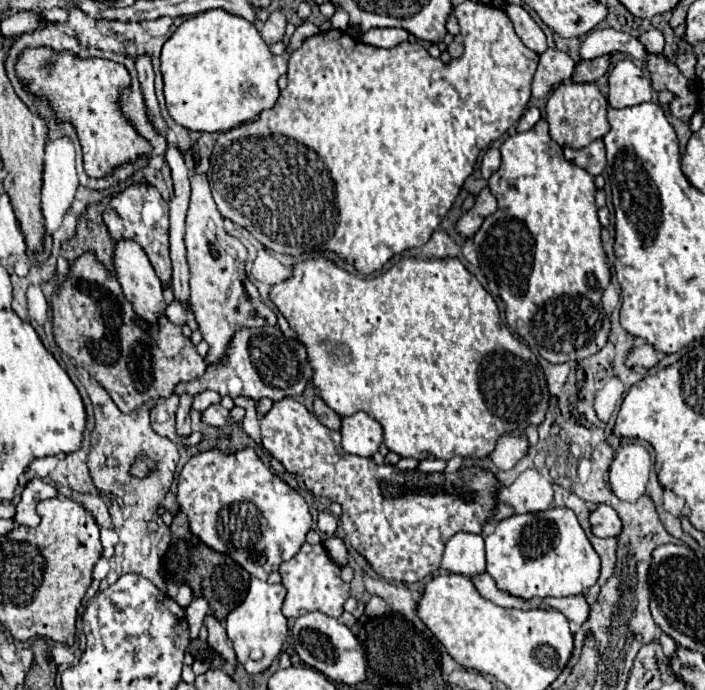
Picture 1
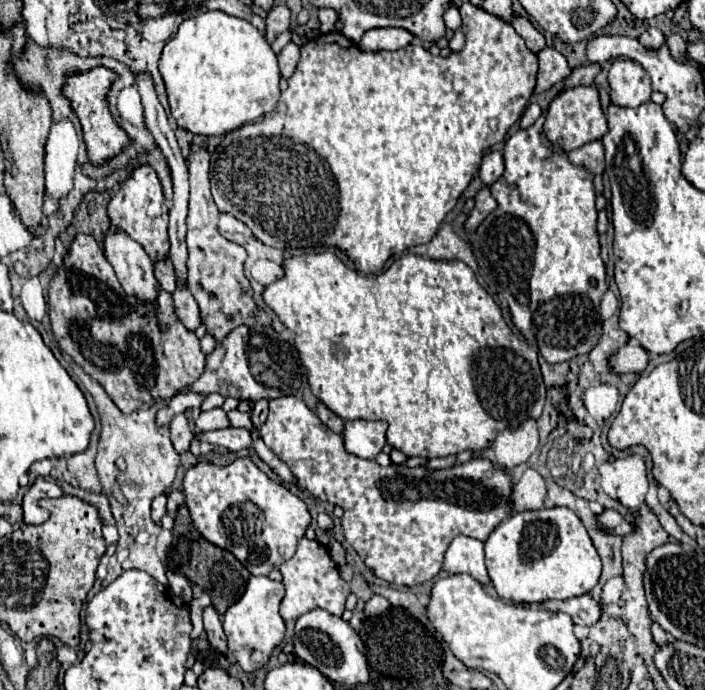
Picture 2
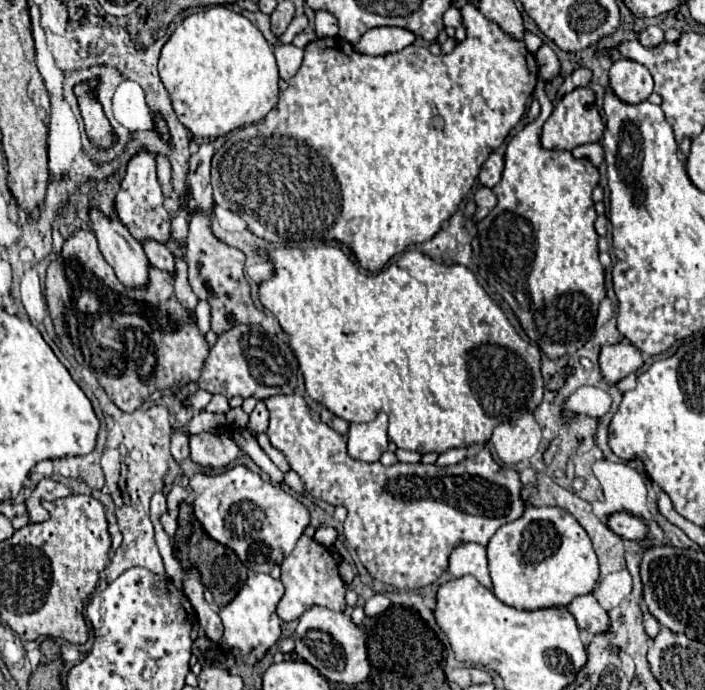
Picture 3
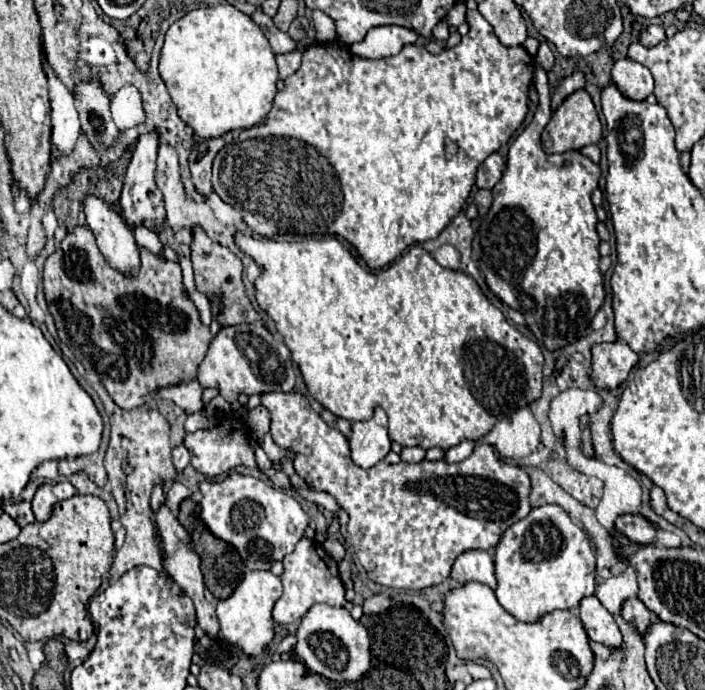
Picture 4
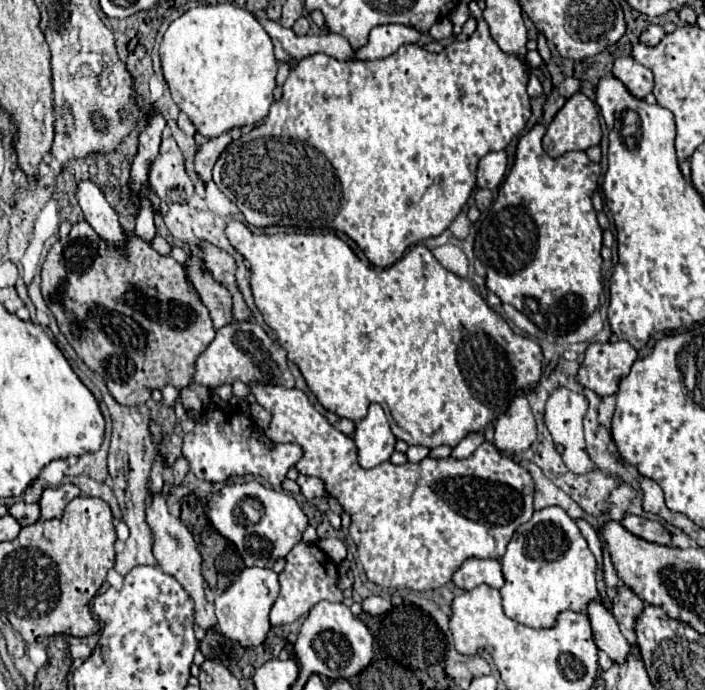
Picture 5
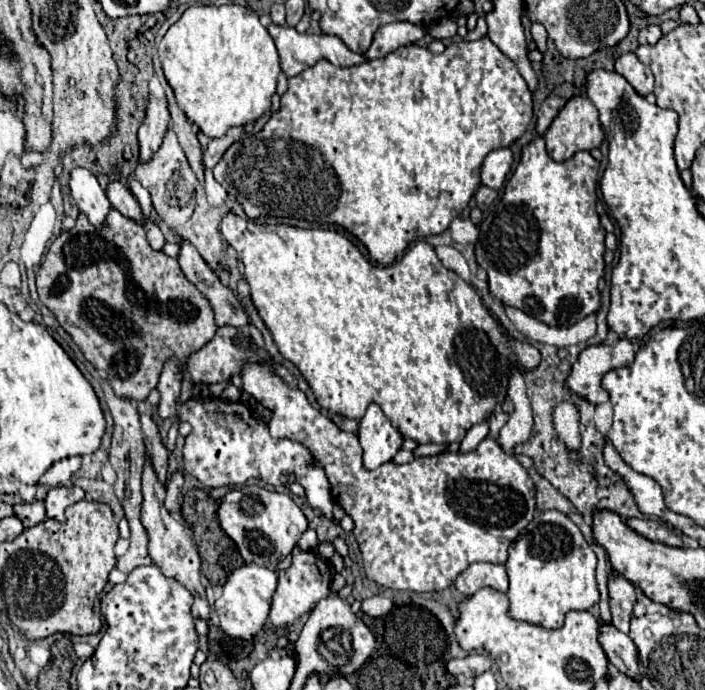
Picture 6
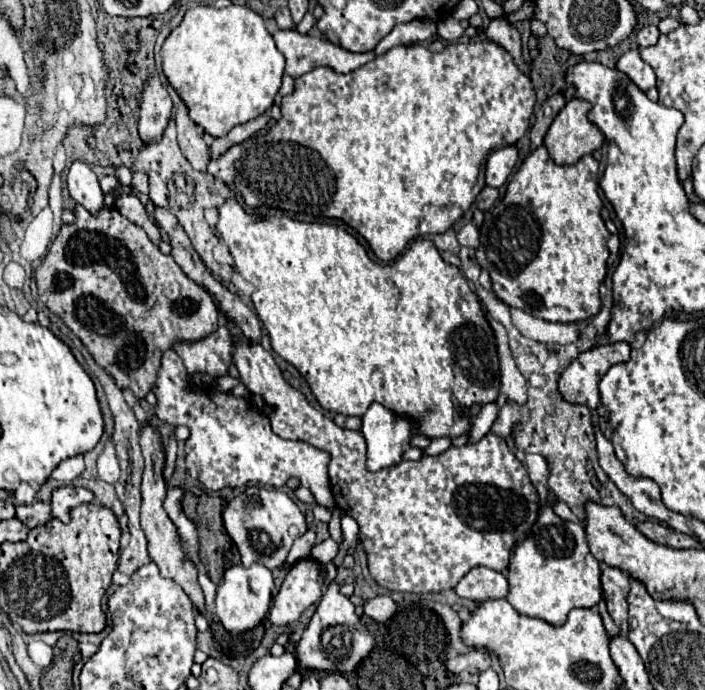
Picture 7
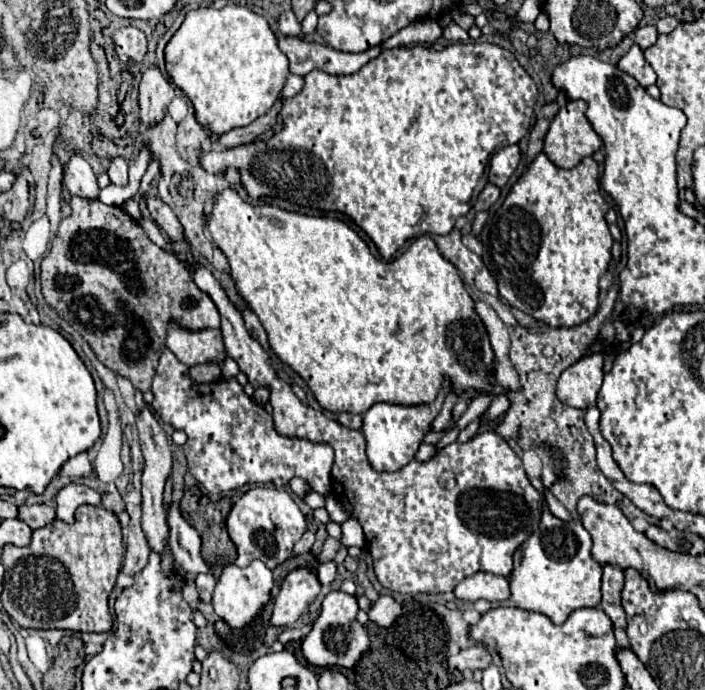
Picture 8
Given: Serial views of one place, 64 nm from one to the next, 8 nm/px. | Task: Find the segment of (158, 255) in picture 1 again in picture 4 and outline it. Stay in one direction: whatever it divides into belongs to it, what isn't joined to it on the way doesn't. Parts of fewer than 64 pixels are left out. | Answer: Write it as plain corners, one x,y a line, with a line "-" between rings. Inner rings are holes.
156,132
144,134
136,144
136,150
132,154
132,160
130,160
126,176
124,176
124,188
122,188
122,194
120,194
120,208
122,208
124,222
132,230
136,226
146,226
146,228
154,230
156,234
162,234
164,228
166,228
166,210
164,210
162,192
160,192
160,188
156,186
156,180
154,180
156,152
158,152
158,134

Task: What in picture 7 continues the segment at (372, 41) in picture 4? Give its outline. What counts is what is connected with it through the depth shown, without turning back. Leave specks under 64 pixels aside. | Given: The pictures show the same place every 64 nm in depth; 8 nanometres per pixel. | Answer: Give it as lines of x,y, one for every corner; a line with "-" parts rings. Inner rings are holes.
412,20
406,24
396,24
374,48
374,54
380,56
388,52
394,46
406,46
406,44
416,44
424,42
428,38
436,36
436,24
430,20

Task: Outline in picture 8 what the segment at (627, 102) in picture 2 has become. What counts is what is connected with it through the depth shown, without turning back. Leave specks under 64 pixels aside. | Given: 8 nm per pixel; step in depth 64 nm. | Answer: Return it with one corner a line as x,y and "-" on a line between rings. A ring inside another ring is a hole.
634,44
634,46
620,58
618,68
624,70
626,74
630,74
632,78
636,78
642,88
648,88
648,86
656,84
656,72
654,72
652,66
644,60
644,54
642,54
642,50
640,50
638,44

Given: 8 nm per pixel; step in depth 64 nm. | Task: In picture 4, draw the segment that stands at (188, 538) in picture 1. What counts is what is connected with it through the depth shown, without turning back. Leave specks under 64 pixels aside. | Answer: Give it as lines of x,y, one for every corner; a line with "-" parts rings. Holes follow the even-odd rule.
190,498
180,504
178,520
186,528
186,532
190,534
190,540
194,544
194,552
200,556
200,568
202,568
202,574
204,574
206,588
216,596
216,600
228,598
234,592
234,588
240,584
242,576
244,576
244,564
242,564
238,552
236,552
236,548
232,548
230,544
226,544
224,540
220,540
220,538
212,536
212,532
208,532
208,528
200,520
198,504
192,502

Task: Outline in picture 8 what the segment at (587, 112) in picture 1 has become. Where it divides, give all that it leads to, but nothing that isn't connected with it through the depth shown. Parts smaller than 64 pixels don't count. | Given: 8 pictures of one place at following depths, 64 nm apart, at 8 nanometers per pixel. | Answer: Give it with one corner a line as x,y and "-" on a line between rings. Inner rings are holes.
570,100
550,124
544,138
544,152
558,168
574,168
582,158
592,156
602,146
602,138
584,116
586,108
584,100

